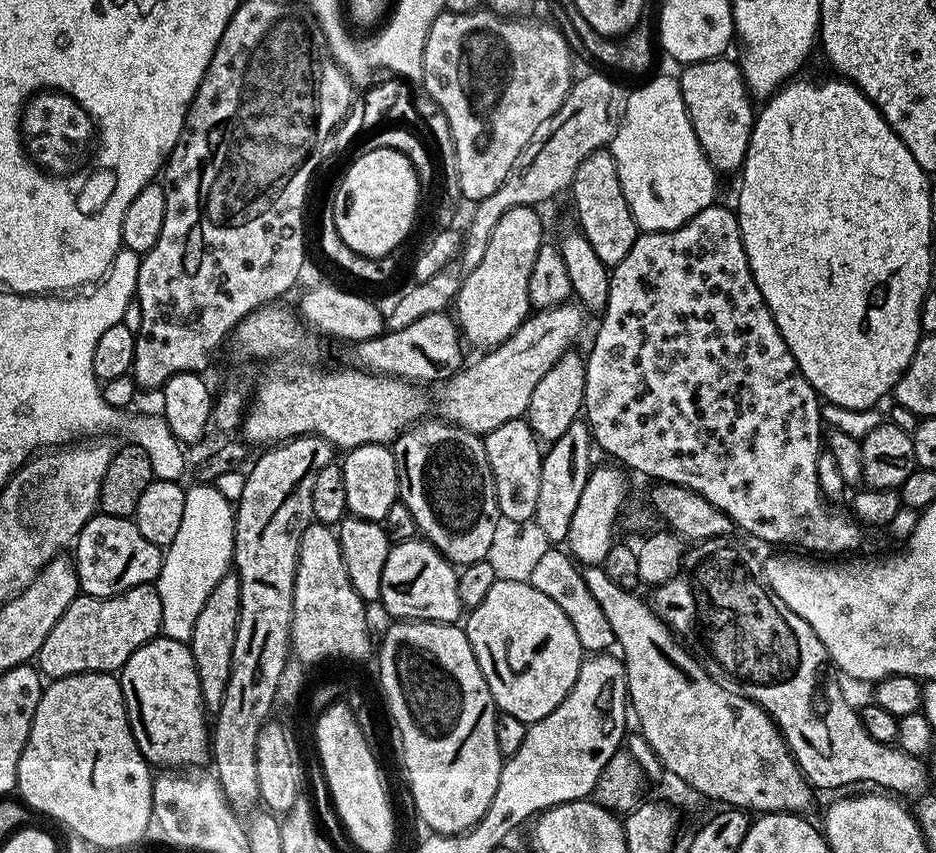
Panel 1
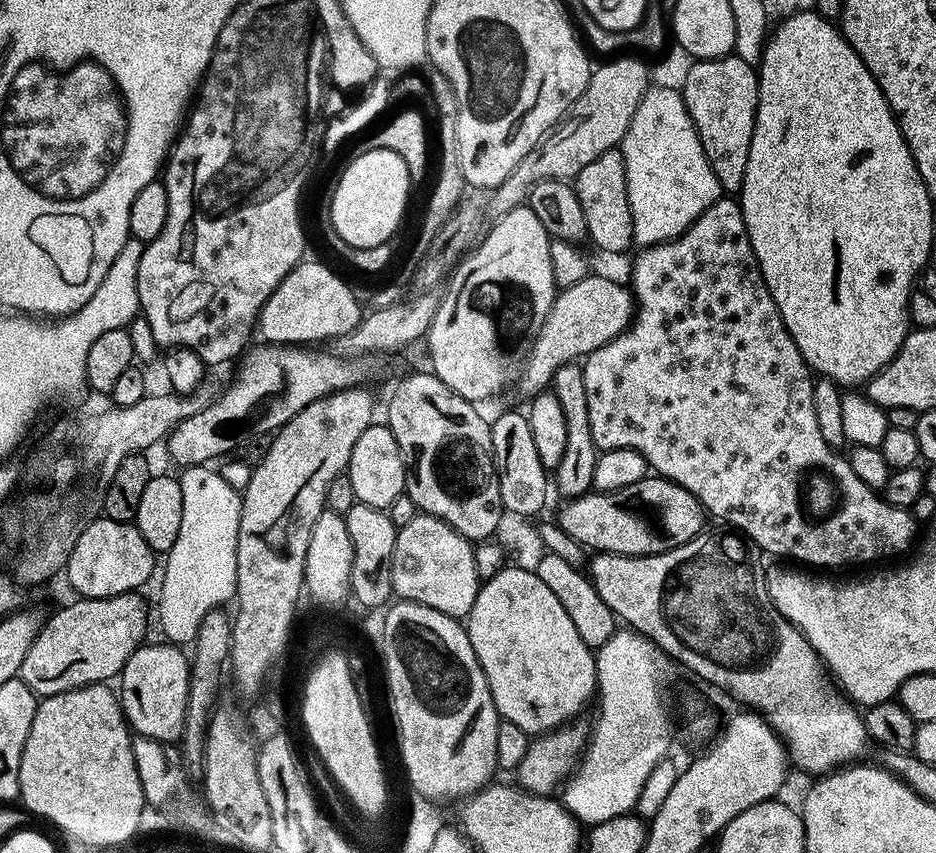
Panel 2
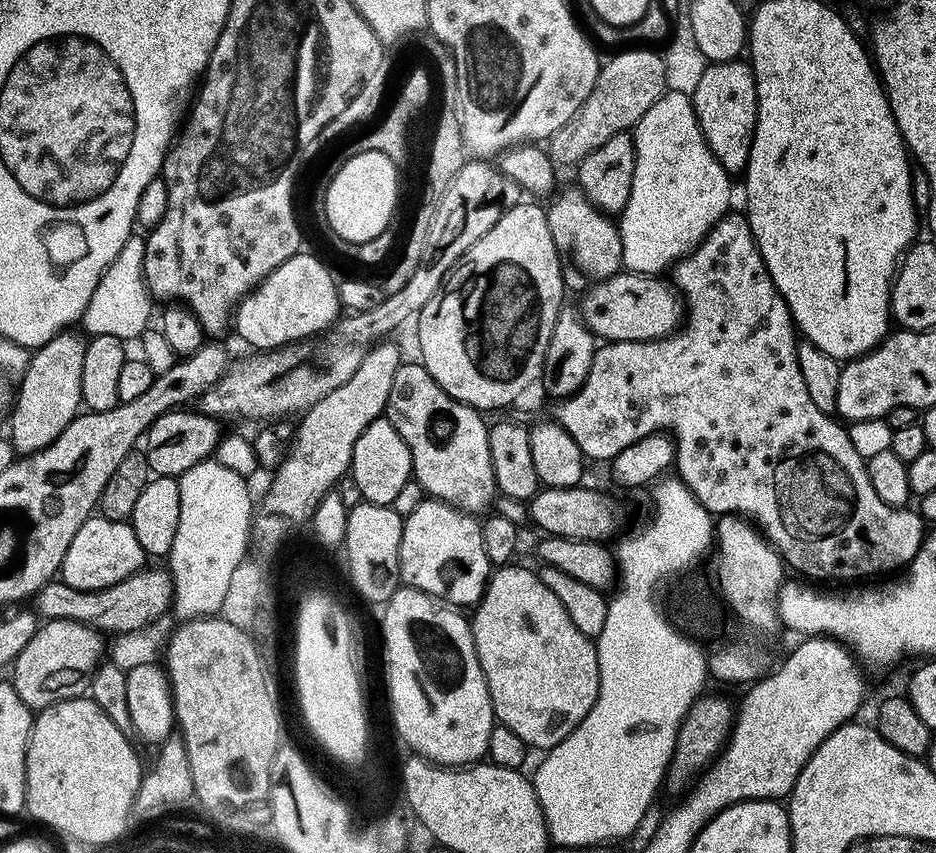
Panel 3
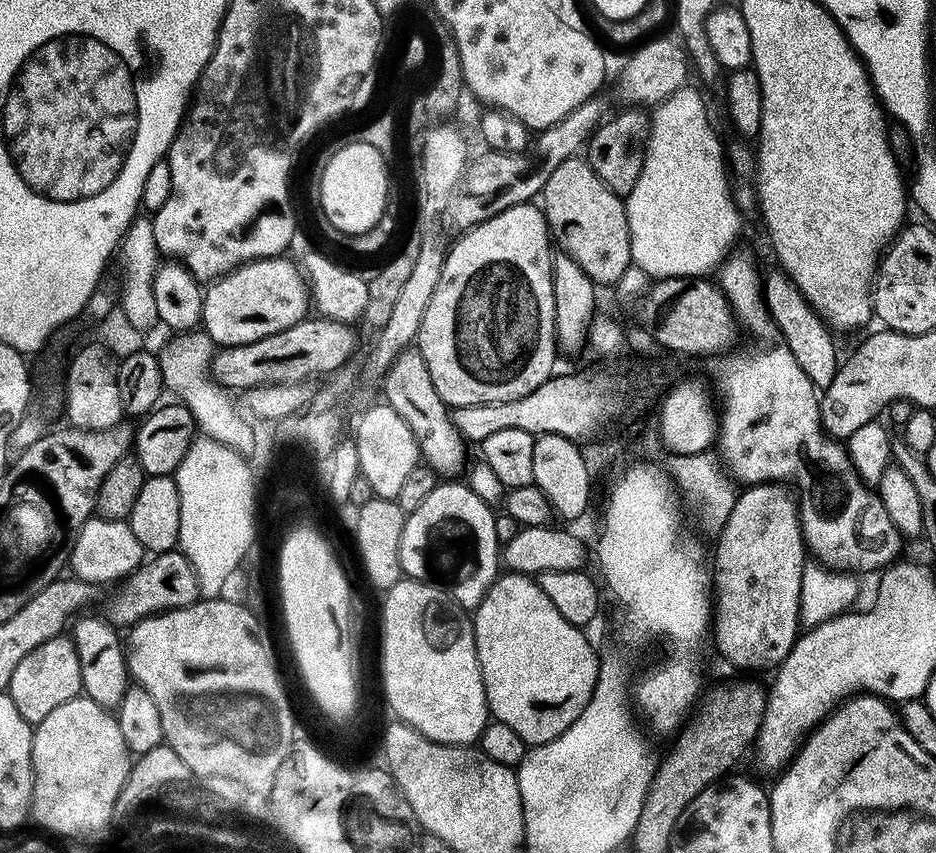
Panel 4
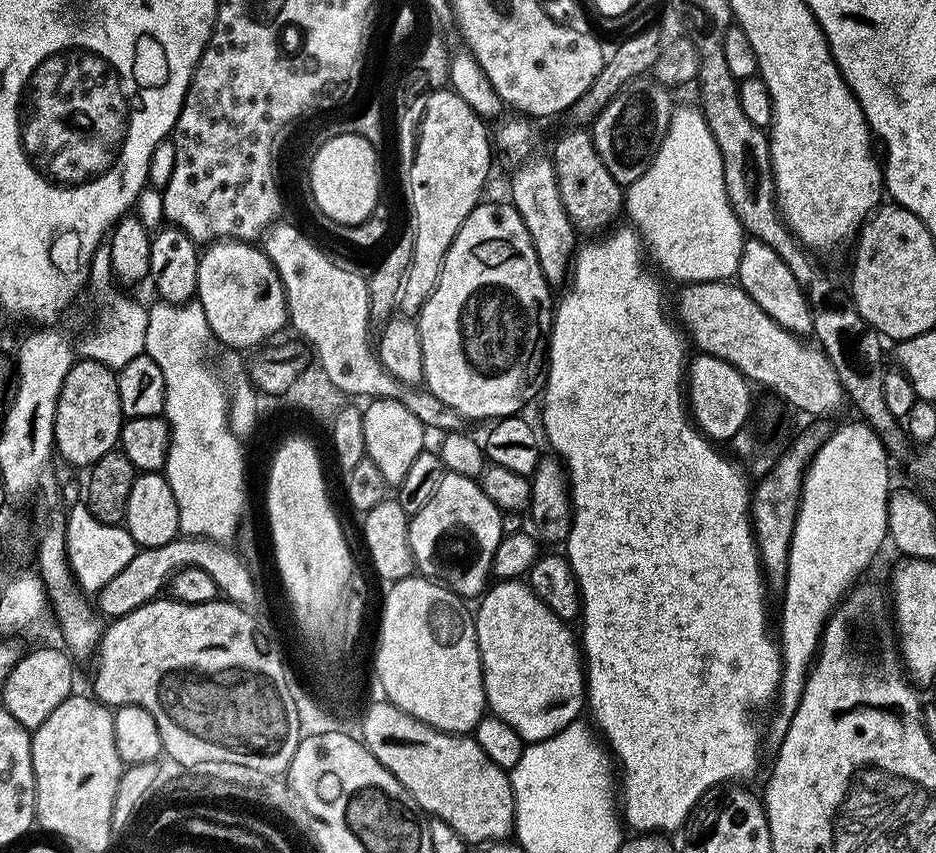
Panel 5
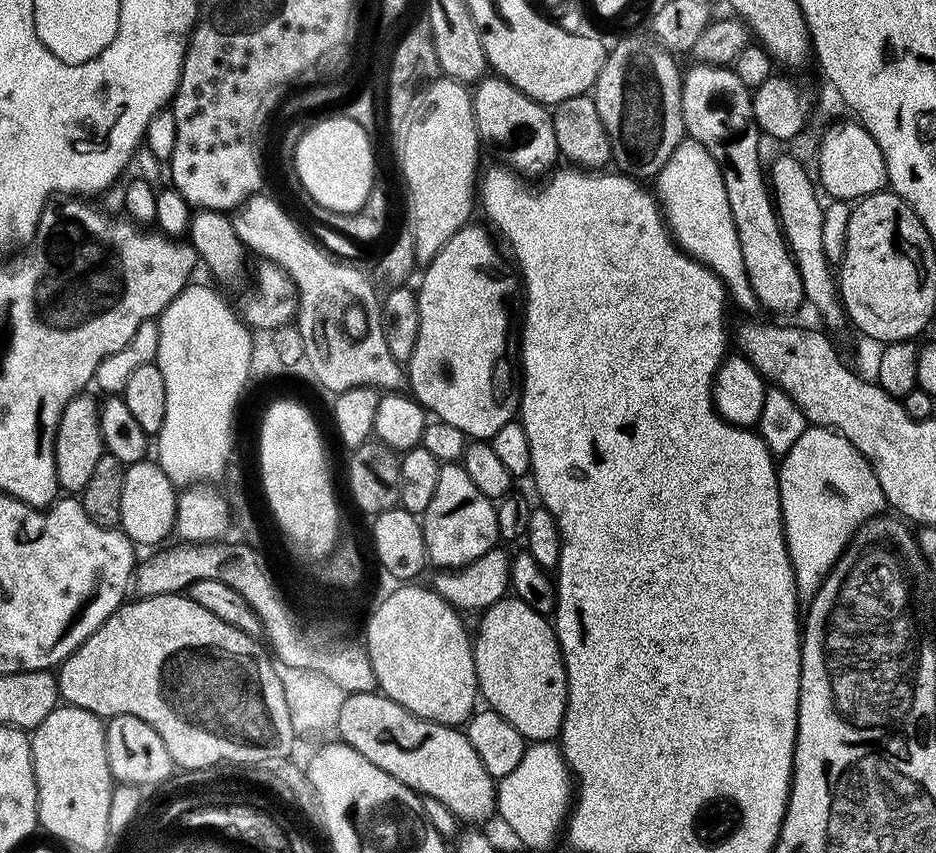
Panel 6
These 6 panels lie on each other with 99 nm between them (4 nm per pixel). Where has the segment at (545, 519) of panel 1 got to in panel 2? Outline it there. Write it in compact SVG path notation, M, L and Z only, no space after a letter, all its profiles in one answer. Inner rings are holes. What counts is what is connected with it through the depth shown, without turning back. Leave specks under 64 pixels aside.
M579 363L564 364L554 374L550 385L553 396L558 398L562 406L562 414L566 414L566 454L562 454L562 462L554 470L554 488L561 492L561 497L582 496L592 488L594 466L598 449L590 434L590 414L586 402L586 382L584 369Z

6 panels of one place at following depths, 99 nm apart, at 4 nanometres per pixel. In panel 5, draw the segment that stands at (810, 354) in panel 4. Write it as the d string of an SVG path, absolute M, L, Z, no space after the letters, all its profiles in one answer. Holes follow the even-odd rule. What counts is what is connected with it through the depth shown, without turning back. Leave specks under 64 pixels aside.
M748 238L744 241L742 258L740 259L740 271L738 273L738 283L741 288L778 322L786 330L793 332L795 336L807 337L812 331L812 308L807 296L799 288L798 279L790 274L790 269L786 262L766 246L765 242L758 239Z

